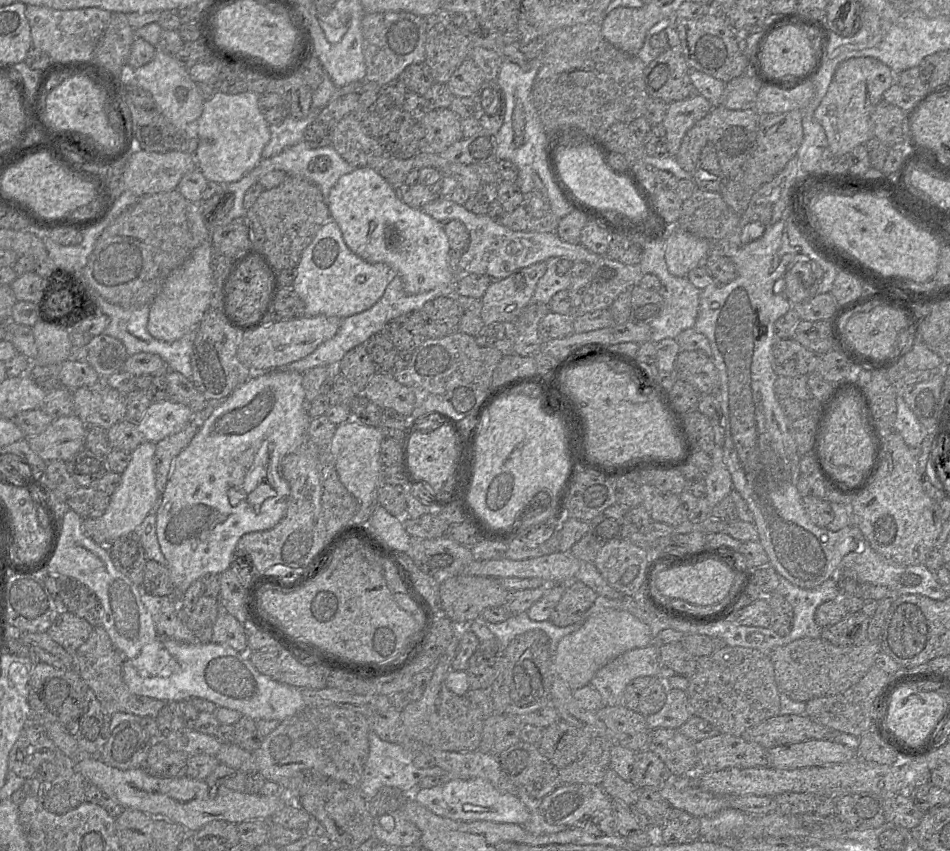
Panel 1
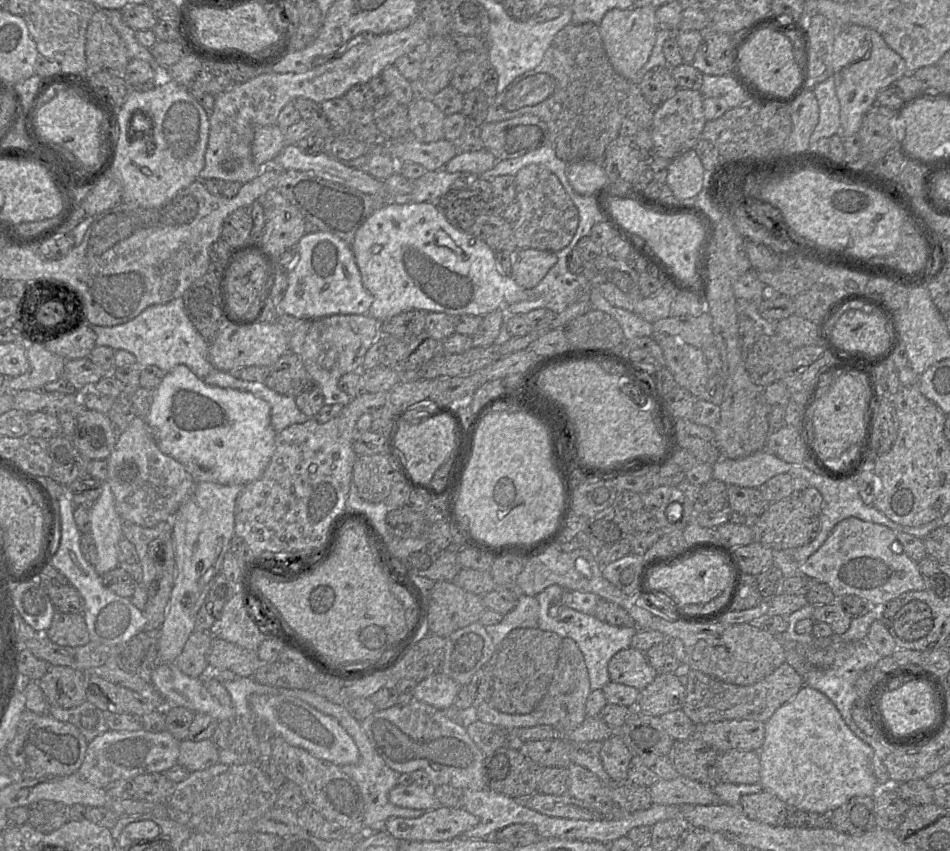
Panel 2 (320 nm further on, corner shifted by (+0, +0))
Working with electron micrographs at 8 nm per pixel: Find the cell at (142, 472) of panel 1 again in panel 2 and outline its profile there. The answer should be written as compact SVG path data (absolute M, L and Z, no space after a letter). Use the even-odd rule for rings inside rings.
M104 481L102 492L89 509L91 534L96 548L95 570L98 574L118 566L118 543L123 537L124 521L115 507L115 499L108 482Z

